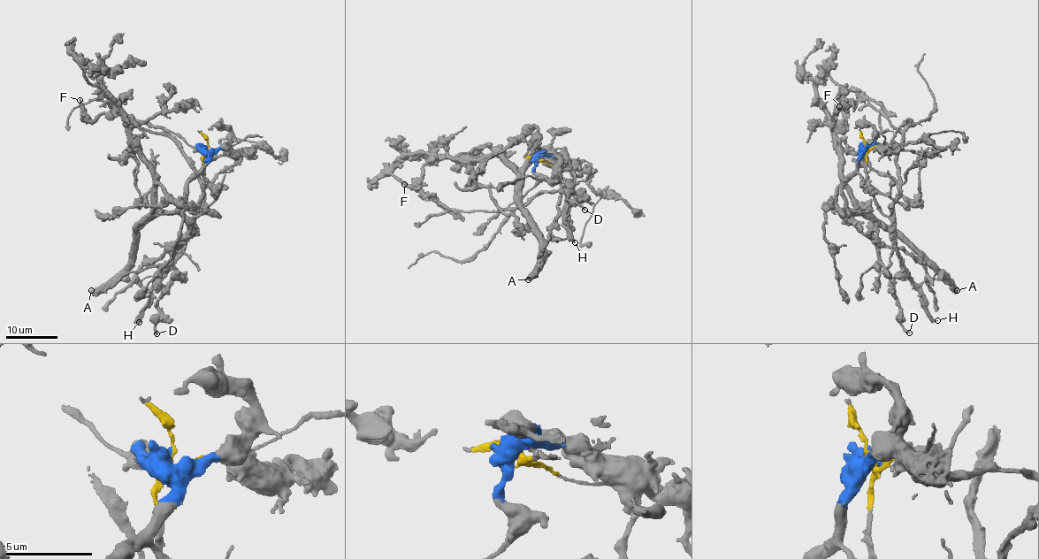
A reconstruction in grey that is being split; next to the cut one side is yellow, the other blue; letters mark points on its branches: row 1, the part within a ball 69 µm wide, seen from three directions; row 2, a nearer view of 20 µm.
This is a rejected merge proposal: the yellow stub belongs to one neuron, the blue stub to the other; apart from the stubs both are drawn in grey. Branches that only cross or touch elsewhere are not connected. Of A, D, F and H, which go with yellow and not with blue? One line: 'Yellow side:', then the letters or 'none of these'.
Yellow side: H

